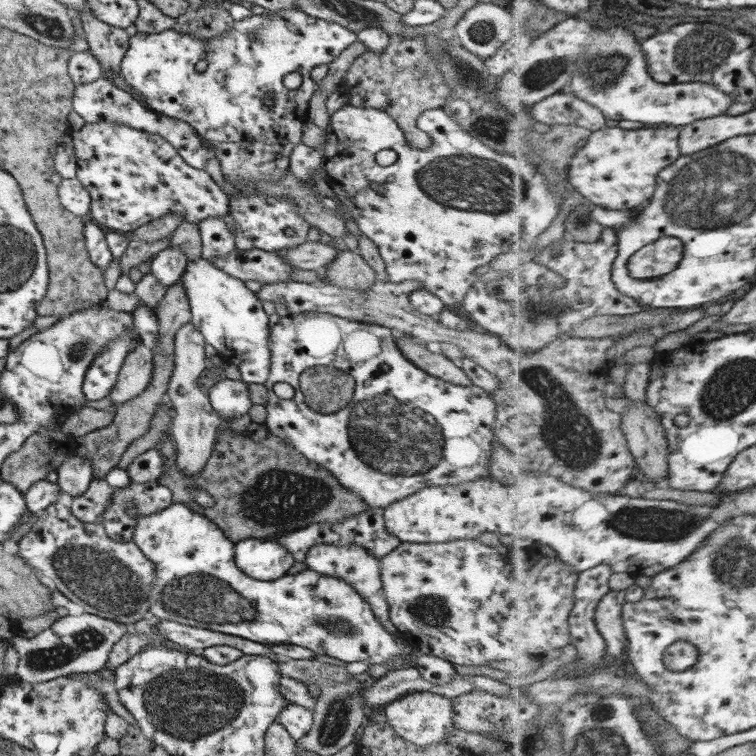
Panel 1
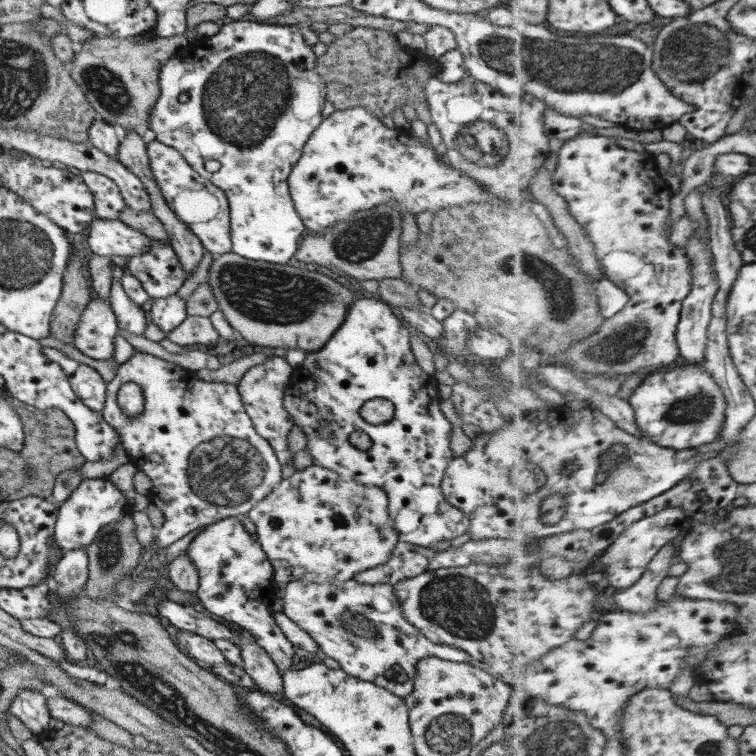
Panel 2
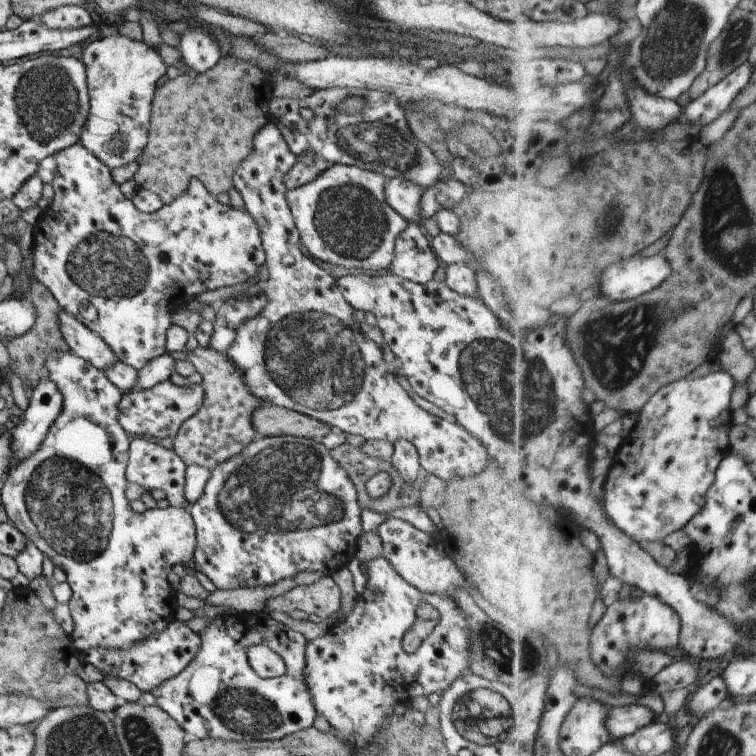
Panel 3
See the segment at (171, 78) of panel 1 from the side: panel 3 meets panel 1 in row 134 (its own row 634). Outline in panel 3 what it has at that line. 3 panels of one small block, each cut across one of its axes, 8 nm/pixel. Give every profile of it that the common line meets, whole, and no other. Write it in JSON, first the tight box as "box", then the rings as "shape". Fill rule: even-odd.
{"box":[150,611,316,742],"shape":[[[259,611],[253,614],[249,613],[235,613],[227,616],[216,616],[212,619],[209,619],[208,625],[202,629],[199,633],[200,638],[200,649],[195,653],[195,656],[189,661],[189,664],[179,673],[176,674],[173,678],[168,679],[165,682],[162,682],[159,686],[156,686],[155,689],[150,691],[155,698],[155,704],[166,712],[179,726],[188,732],[191,736],[195,736],[196,739],[223,739],[224,741],[235,741],[235,742],[249,742],[252,740],[264,740],[272,741],[285,735],[306,729],[311,726],[313,718],[315,718],[316,712],[314,711],[313,705],[311,704],[311,699],[309,698],[308,688],[304,683],[304,646],[306,645],[306,640],[299,634],[291,630],[289,627],[281,625],[280,622],[271,618],[269,614]],[[251,645],[265,645],[269,647],[269,650],[272,650],[275,654],[278,654],[285,665],[285,672],[280,677],[271,677],[268,679],[262,679],[260,676],[257,676],[252,668],[249,666],[249,663],[246,661],[246,648]]]}

